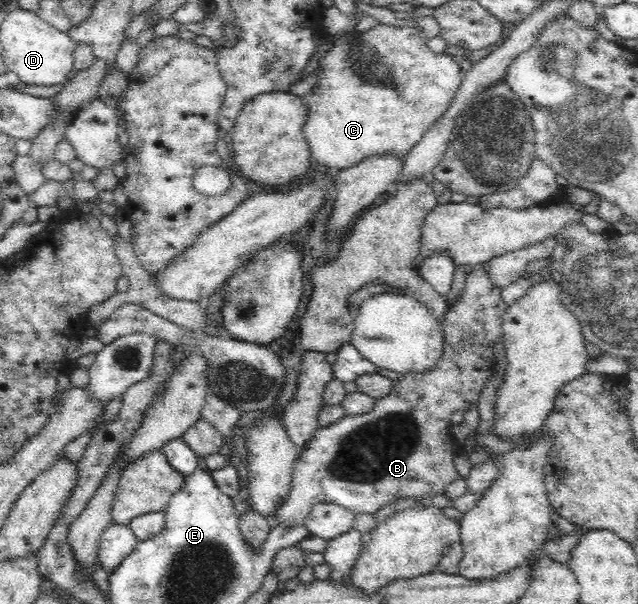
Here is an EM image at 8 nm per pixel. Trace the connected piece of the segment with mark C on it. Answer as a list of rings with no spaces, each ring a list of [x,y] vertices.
[[[381,24],[377,27],[371,28],[366,32],[361,32],[361,35],[357,35],[357,32],[353,29],[350,32],[345,32],[345,35],[339,37],[335,40],[335,47],[327,52],[327,55],[321,59],[323,63],[323,73],[321,73],[321,79],[317,83],[317,87],[313,89],[311,97],[309,97],[309,107],[307,107],[307,121],[303,123],[303,136],[307,140],[307,145],[310,149],[310,159],[317,161],[320,165],[327,166],[336,172],[342,169],[349,169],[353,165],[371,157],[371,155],[376,154],[394,154],[395,157],[405,157],[414,145],[419,143],[421,137],[425,131],[429,131],[433,124],[439,121],[439,117],[447,111],[447,108],[451,105],[453,97],[455,97],[457,91],[459,91],[459,86],[462,83],[463,74],[461,73],[461,67],[453,60],[450,54],[441,53],[436,54],[425,45],[425,38],[421,37],[421,28],[415,27],[400,27],[400,26],[387,26],[386,24]]]

